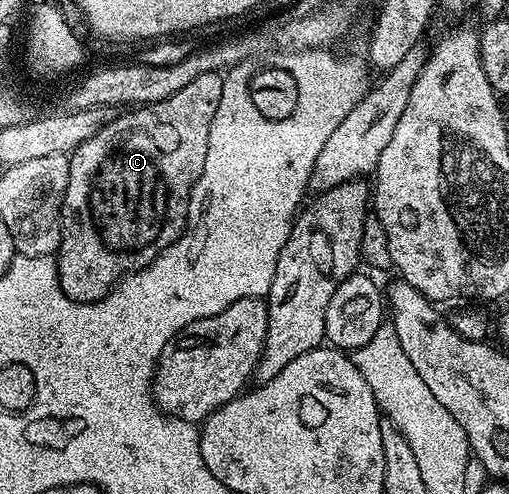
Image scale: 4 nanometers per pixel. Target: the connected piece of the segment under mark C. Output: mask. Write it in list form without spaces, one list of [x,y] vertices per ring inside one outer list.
[[[214,70],[203,72],[203,76],[195,76],[195,80],[187,84],[187,88],[179,88],[175,96],[167,96],[167,100],[147,102],[143,106],[129,108],[118,113],[95,137],[73,151],[69,158],[69,183],[65,193],[65,202],[61,205],[61,245],[57,247],[55,255],[57,275],[61,278],[61,289],[68,298],[74,298],[76,302],[97,302],[114,289],[126,274],[149,266],[166,248],[180,240],[189,219],[189,197],[203,172],[203,164],[207,164],[211,124],[215,120],[215,108],[219,108],[219,96],[223,96],[224,83],[225,79],[220,73]]]

